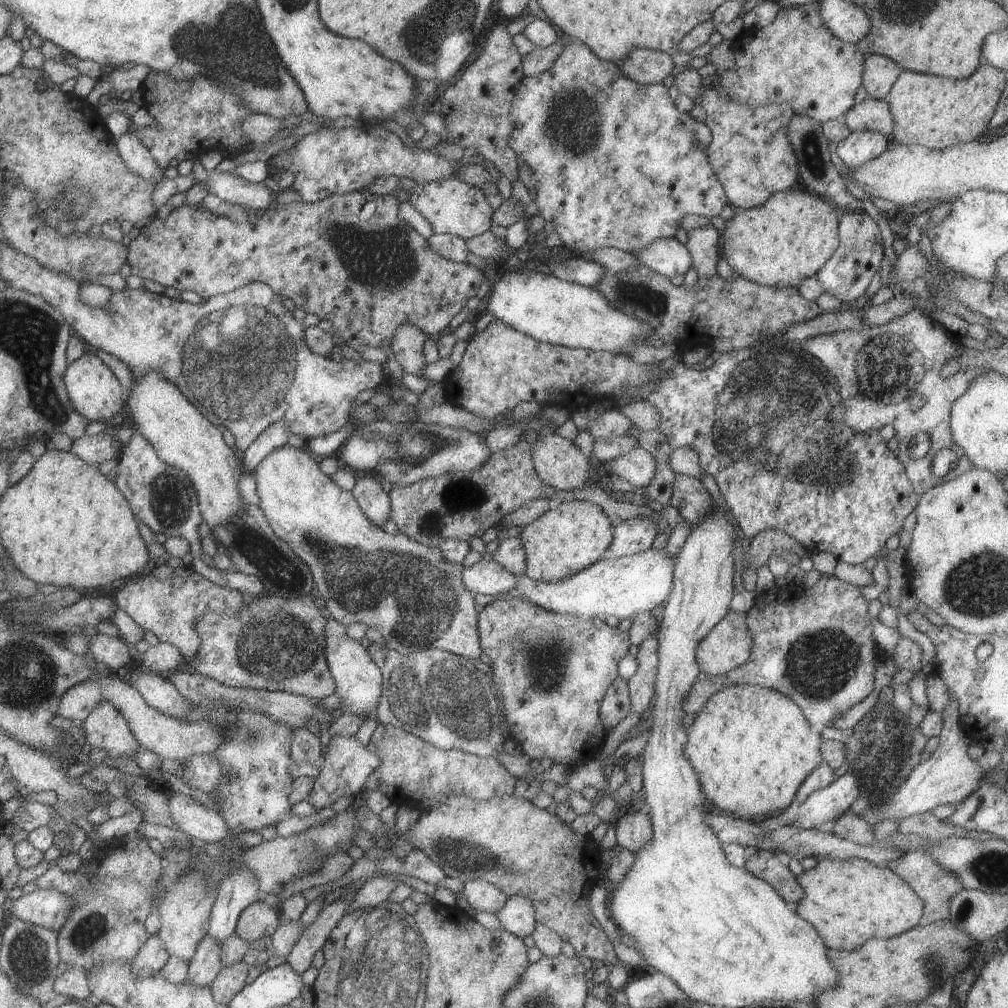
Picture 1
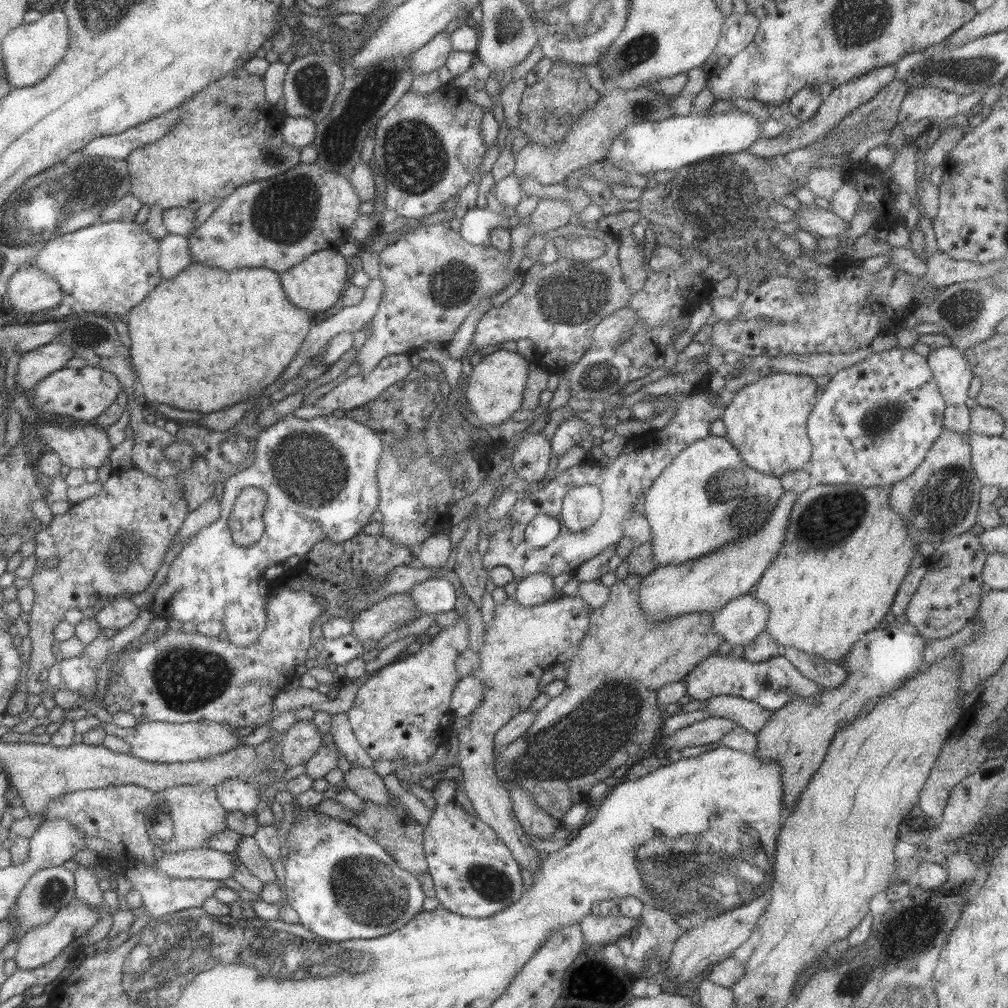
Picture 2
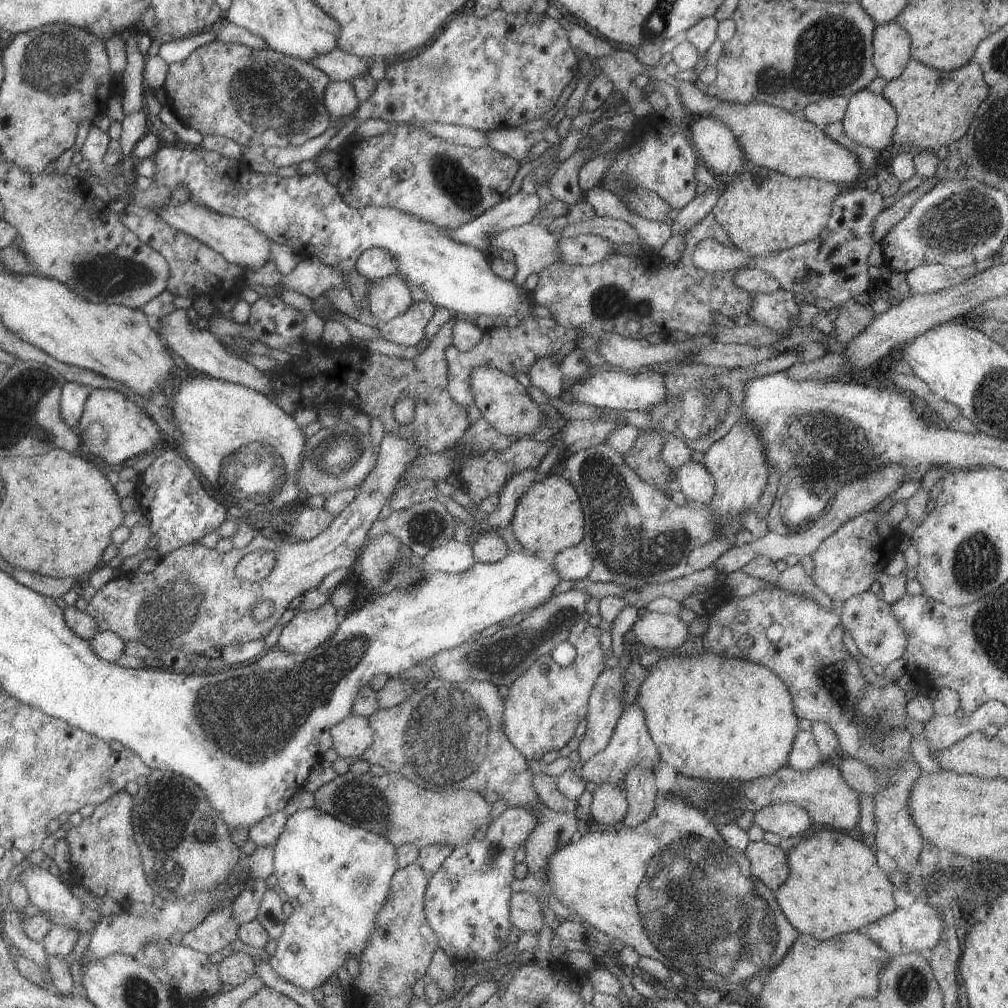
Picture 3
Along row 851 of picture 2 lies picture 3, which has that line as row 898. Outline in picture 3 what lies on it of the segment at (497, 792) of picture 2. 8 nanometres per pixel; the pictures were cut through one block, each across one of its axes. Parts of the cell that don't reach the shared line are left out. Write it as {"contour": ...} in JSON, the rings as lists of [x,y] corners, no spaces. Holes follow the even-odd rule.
{"contour":[[[514,892],[509,899],[509,922],[522,933],[537,934],[543,926],[539,899],[528,892]]]}

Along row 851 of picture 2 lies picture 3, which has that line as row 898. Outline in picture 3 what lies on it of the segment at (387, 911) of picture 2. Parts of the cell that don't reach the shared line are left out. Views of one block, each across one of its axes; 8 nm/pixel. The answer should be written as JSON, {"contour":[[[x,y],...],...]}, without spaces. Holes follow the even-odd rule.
{"contour":[[[315,807],[299,809],[286,818],[273,847],[273,866],[276,884],[288,896],[293,910],[285,918],[274,954],[268,960],[277,977],[312,991],[338,969],[345,969],[347,956],[356,959],[365,950],[365,942],[377,926],[377,912],[389,896],[391,877],[397,872],[395,848],[383,836],[345,824]]]}

